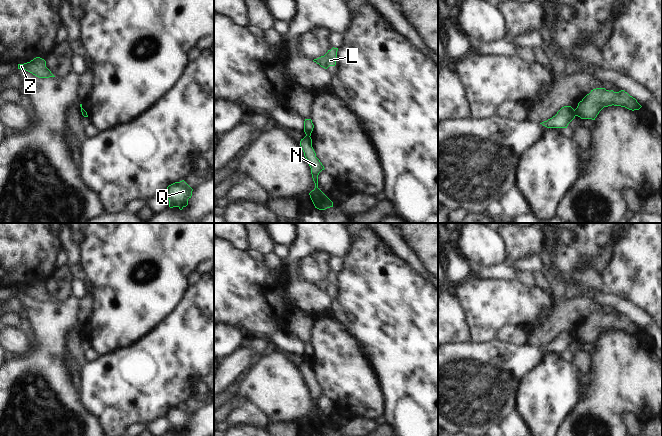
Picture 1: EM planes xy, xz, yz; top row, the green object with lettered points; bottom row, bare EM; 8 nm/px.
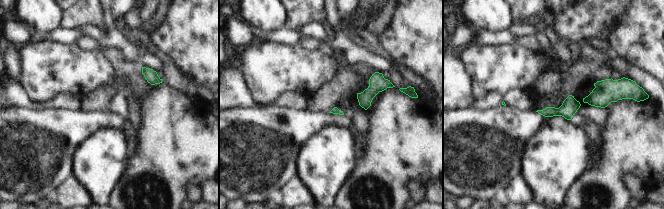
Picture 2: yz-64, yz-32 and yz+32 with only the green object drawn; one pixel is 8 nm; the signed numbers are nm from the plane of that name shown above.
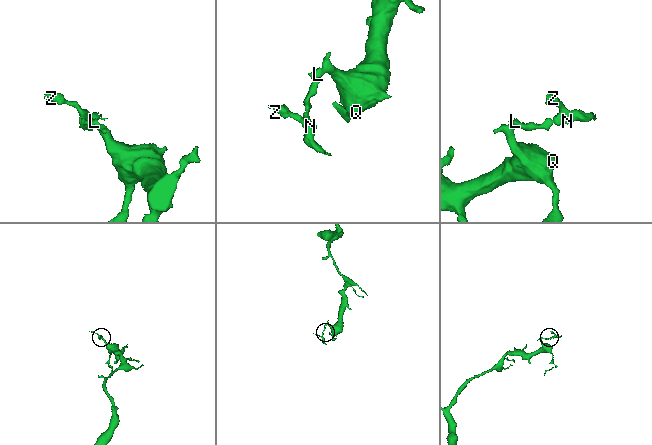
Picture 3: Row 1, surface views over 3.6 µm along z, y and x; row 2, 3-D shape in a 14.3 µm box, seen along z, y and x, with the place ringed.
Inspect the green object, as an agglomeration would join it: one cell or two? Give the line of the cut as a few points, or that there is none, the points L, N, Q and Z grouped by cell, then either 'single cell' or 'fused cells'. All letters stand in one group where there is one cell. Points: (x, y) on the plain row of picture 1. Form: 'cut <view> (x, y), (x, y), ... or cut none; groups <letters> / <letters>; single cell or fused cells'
cut yz (574, 334), (576, 339); groups L Q / N Z; fused cells

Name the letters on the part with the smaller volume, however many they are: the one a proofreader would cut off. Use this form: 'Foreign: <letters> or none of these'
Foreign: N, Z

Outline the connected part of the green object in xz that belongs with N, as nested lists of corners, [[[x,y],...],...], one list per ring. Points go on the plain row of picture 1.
[[[305,360],[303,363],[301,363],[300,370],[304,376],[305,382],[309,387],[312,402],[315,407],[315,412],[309,417],[315,432],[325,434],[333,431],[333,426],[318,412],[318,399],[325,392],[320,384],[316,381],[316,377],[312,371],[311,361]]]

